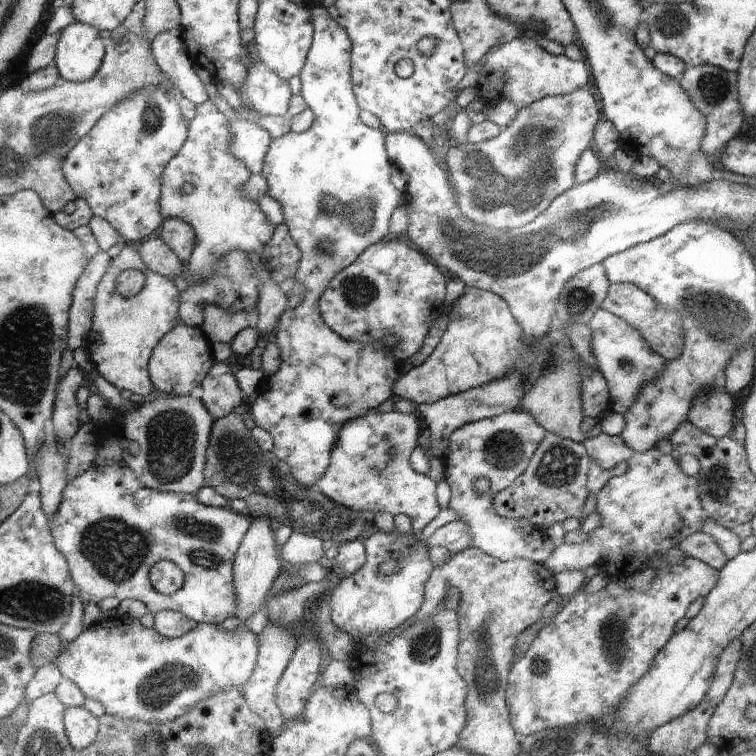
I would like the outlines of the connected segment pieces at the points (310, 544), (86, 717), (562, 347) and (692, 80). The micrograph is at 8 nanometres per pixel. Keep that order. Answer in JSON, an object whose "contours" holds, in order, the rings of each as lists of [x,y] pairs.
{"contours":[[[[294,531],[280,547],[282,560],[292,564],[316,563],[323,553],[323,540]]],[[[67,707],[63,714],[66,736],[74,750],[79,751],[90,746],[98,736],[99,718],[86,707]]],[[[551,328],[550,334],[551,338],[555,339],[555,354],[551,369],[532,382],[530,385],[532,390],[522,400],[522,408],[530,412],[548,433],[559,434],[562,438],[580,443],[587,435],[580,429],[584,418],[581,401],[581,358],[574,353],[564,330]]],[[[714,65],[688,66],[675,80],[684,89],[696,110],[704,117],[705,131],[701,140],[701,151],[706,155],[717,157],[732,137],[740,135],[740,126],[745,118],[743,106],[739,101],[737,73],[728,72]]]]}

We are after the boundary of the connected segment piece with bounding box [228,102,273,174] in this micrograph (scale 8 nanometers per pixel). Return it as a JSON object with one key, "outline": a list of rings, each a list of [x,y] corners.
{"outline":[[[243,102],[242,110],[236,111],[235,119],[229,120],[233,141],[228,147],[229,153],[237,158],[251,172],[261,174],[266,151],[273,139],[267,130],[258,123],[260,114]]]}

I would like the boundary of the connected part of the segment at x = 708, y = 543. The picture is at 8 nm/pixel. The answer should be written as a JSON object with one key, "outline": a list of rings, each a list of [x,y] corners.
{"outline":[[[702,531],[687,536],[679,543],[680,550],[687,554],[688,559],[698,559],[717,571],[729,561],[729,558],[720,550],[716,541]]]}

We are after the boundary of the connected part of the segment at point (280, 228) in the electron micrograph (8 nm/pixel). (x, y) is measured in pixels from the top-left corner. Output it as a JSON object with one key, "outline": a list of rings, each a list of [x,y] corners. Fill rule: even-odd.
{"outline":[[[280,223],[274,226],[272,238],[258,259],[270,272],[270,278],[280,284],[284,279],[295,276],[302,257],[286,223]]]}

